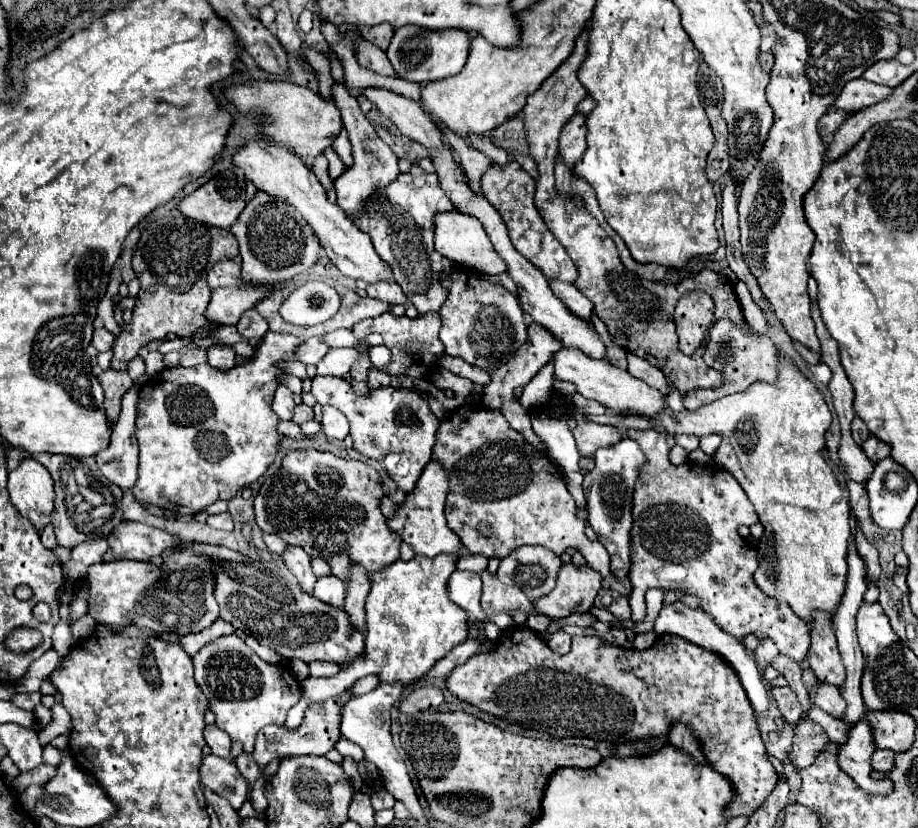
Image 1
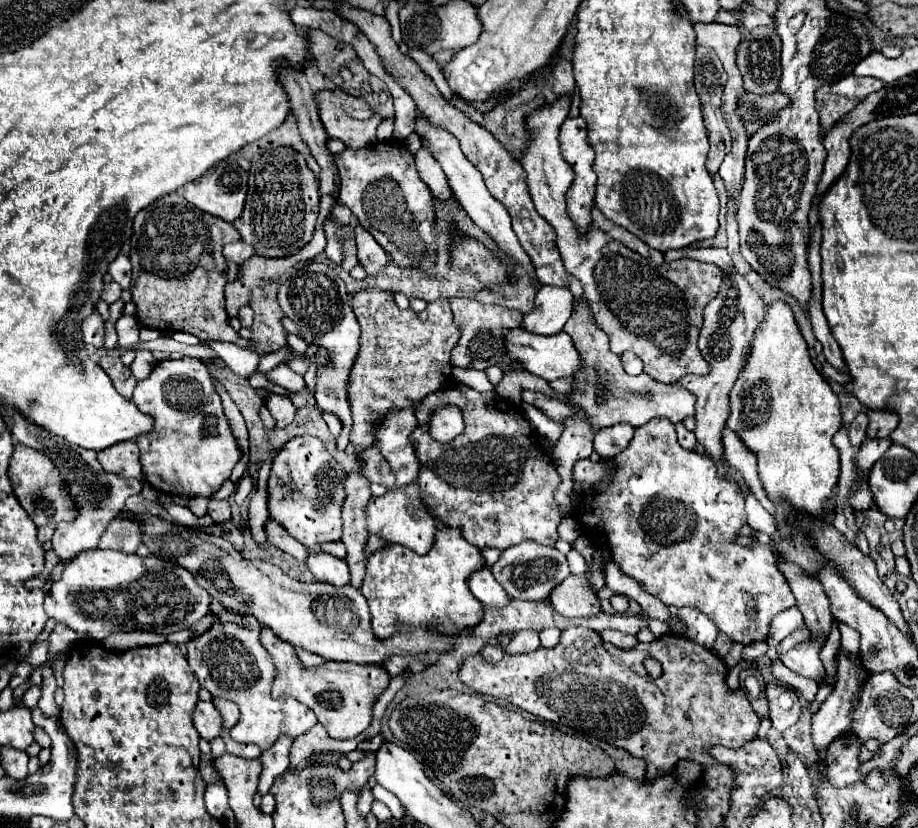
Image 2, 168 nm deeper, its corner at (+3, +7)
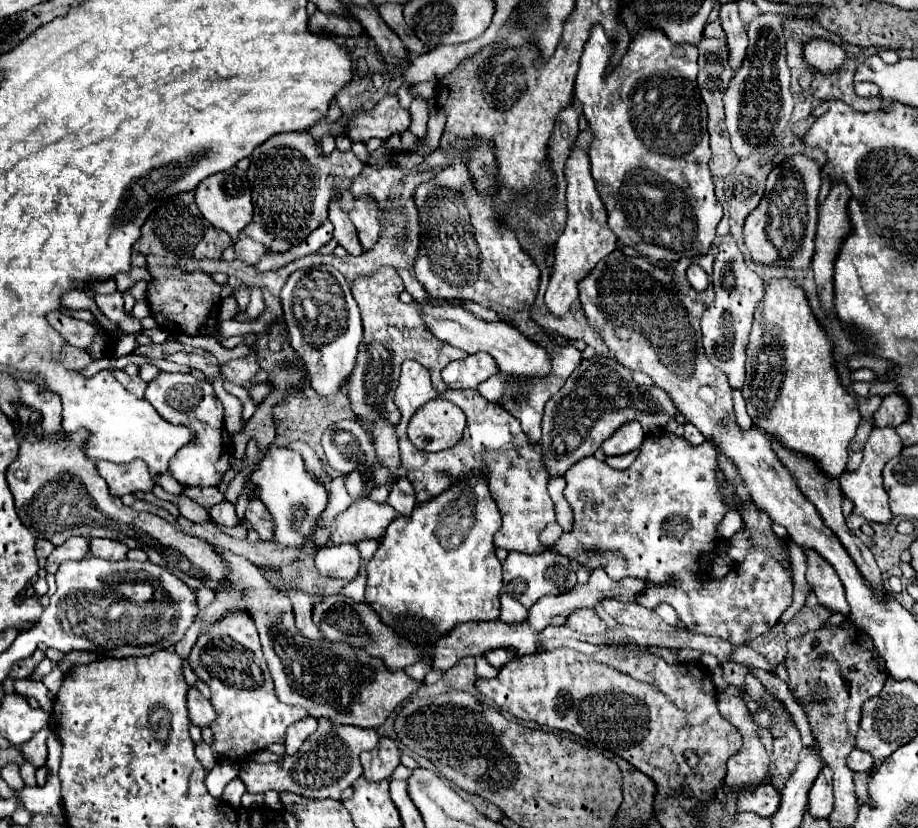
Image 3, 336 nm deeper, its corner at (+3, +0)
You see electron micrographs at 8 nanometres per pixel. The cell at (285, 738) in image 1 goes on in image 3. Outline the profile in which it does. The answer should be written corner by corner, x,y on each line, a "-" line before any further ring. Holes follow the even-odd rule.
226,549
216,551
224,557
224,561
230,567
228,579
232,583
240,583
248,593
246,609
258,627
264,659
272,673
276,695
282,703
304,703
304,709
308,709
312,717
316,719
328,717
332,725
354,725
360,729
376,729
410,693
414,693
420,687
420,683
410,679
404,671
390,673
380,659
372,659
362,649
354,649
348,643
306,641
294,627
294,613
290,599
274,591
260,573
260,569
248,559
234,555
-
338,663
350,667
348,677
342,677
336,671

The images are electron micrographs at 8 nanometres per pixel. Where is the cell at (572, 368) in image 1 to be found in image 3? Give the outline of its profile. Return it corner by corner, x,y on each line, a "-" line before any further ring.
422,305
422,311
424,311
424,323
440,341
446,341
458,349
464,349
466,353
484,351
492,355
502,373
522,375
522,377
548,377
548,373
552,371
552,363
550,363
552,355
544,347
534,345
534,341
524,337
516,327
508,323
502,323
502,321
486,323
454,305
440,305
440,307

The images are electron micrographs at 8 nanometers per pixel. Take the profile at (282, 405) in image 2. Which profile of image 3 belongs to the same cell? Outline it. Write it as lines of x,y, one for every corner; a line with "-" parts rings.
270,447
270,451
260,461
258,471
254,473
254,481
262,487
260,499
274,517
274,541
290,547
302,547
304,537
314,529
316,517
320,517
326,509
328,491
324,485
316,483
312,475
306,473
302,457
292,453
294,451

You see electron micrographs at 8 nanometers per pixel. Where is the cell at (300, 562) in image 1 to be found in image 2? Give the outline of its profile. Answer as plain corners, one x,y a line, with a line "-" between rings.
272,518
266,520
266,536
268,536
268,542
270,542
272,546
276,546
276,548
280,548
280,550
284,550
284,552
288,552
288,554
292,554
292,556
298,558
298,560
306,560
308,550
306,550
300,542
296,542
296,538
292,538
292,536
290,536
278,522
274,522

